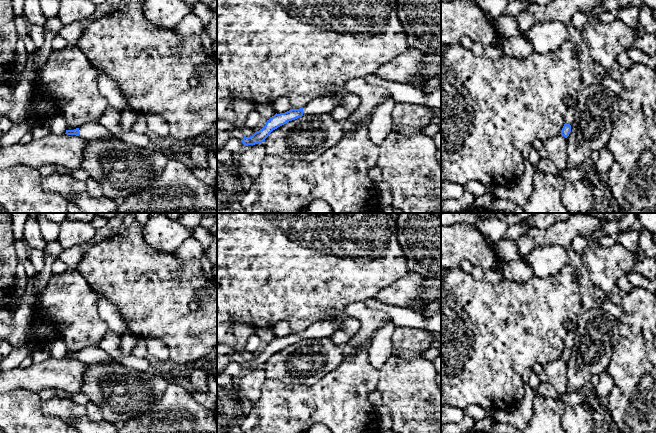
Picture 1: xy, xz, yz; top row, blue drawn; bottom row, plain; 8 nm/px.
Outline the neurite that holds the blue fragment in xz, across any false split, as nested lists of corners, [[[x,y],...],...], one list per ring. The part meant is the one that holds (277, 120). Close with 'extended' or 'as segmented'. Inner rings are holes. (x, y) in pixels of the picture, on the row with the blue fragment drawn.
[[[331,96],[316,98],[303,108],[290,109],[289,111],[280,114],[276,113],[273,117],[267,120],[265,126],[262,129],[255,132],[250,137],[244,136],[241,142],[245,146],[262,143],[273,130],[286,124],[289,121],[307,115],[320,115],[323,113],[330,113],[335,107],[344,106],[344,104],[344,99],[339,99]]]; extended

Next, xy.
[[[97,122],[84,123],[74,130],[66,130],[65,134],[80,136],[87,140],[116,138],[107,128]]]; extended

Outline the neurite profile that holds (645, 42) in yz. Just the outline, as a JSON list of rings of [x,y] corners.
[[[636,29],[631,48],[639,49],[651,58],[656,58],[656,36]]]

